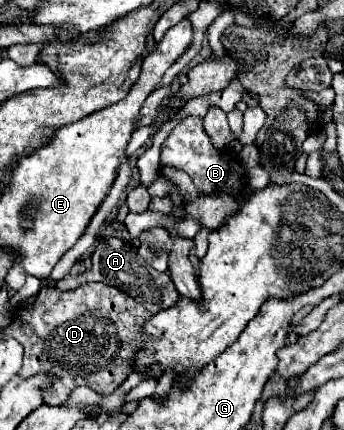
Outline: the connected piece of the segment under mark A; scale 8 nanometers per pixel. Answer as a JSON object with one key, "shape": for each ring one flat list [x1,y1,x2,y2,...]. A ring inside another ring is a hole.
{"shape":[[107,222,107,228,103,228,101,236,97,236,97,242,95,242,95,252,91,256,91,266,83,272,83,274,77,274,77,276,65,276,61,280,55,282,55,290,71,290,71,288,77,288,85,282,105,282,105,284,111,284,111,286,117,286,119,290,127,292,131,298,135,298,139,304,143,304,149,312,157,314,161,310,167,310,171,306,175,306,175,302,181,298,179,292,175,290,169,274,165,272,157,272,153,270,137,252,137,248,125,240,123,236,127,234,125,230,125,224,121,222]]}

